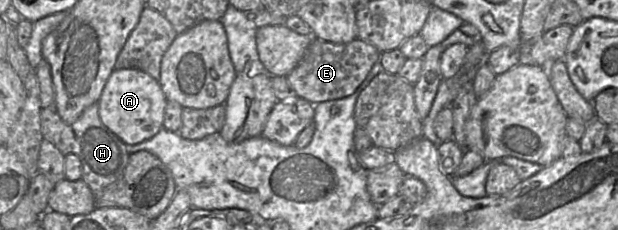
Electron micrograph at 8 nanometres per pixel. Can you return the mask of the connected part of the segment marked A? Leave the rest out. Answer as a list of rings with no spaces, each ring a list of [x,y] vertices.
[[[114,69],[98,100],[103,124],[126,145],[150,139],[163,127],[167,98],[158,80],[140,69]]]

